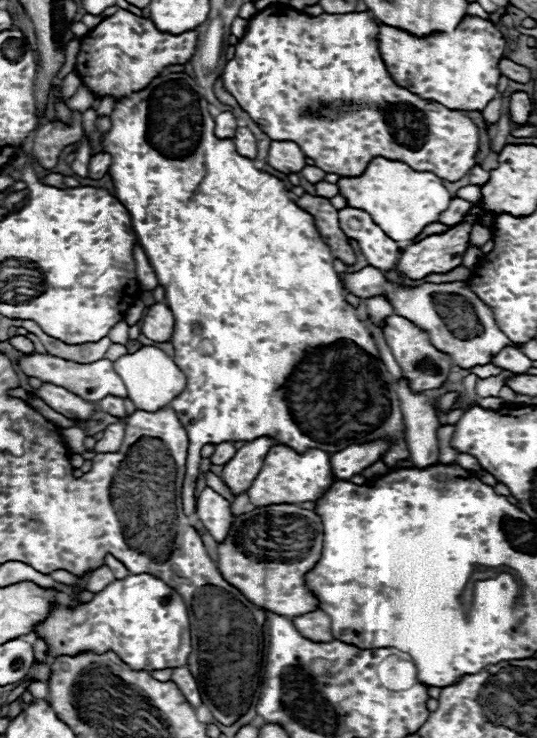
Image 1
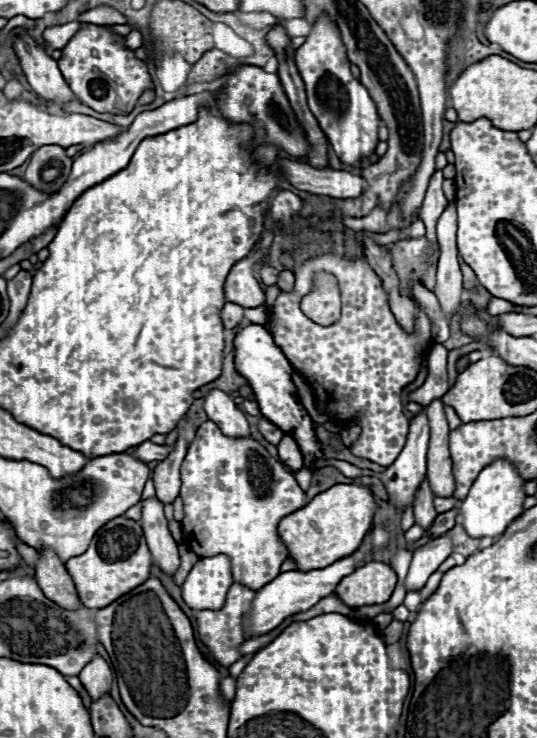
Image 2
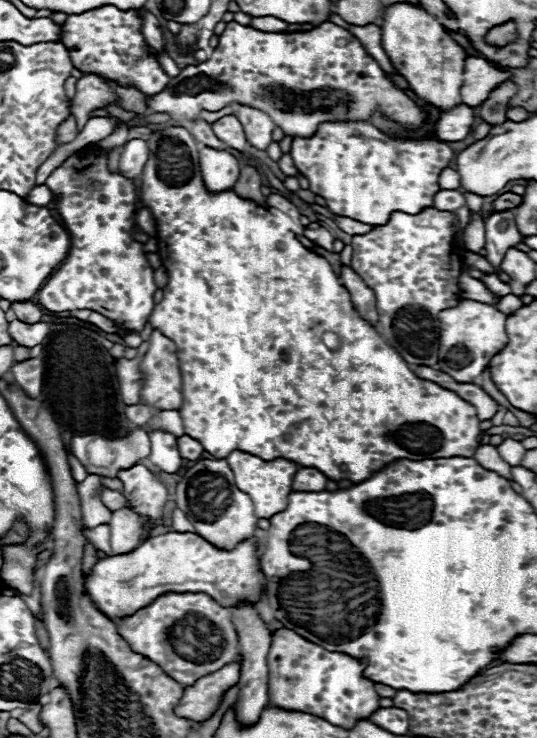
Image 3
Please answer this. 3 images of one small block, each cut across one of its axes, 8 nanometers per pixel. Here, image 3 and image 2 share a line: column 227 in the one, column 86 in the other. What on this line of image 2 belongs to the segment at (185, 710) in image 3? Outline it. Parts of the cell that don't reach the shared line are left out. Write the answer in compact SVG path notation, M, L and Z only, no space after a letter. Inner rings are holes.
M96 656L88 666L84 666L84 670L80 672L78 678L84 684L84 688L88 690L92 702L96 702L104 694L108 694L110 684L112 684L112 672L100 656Z

